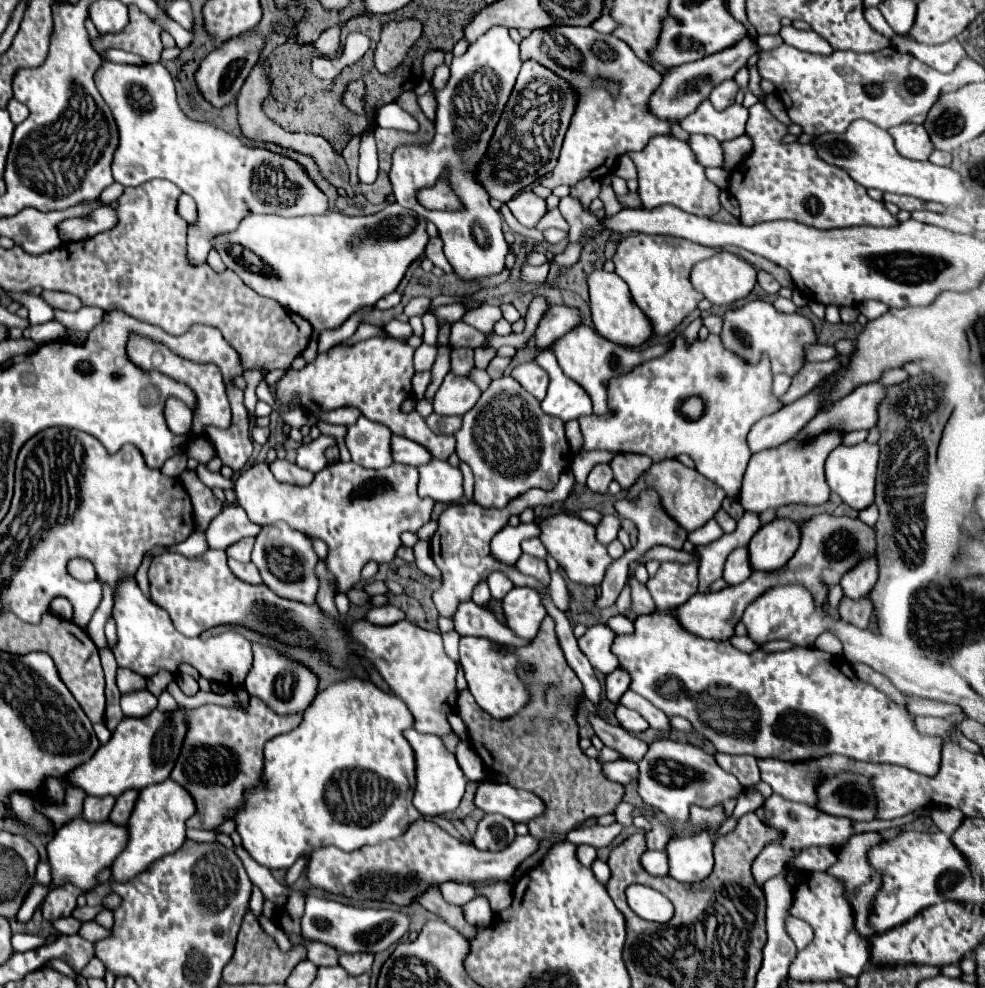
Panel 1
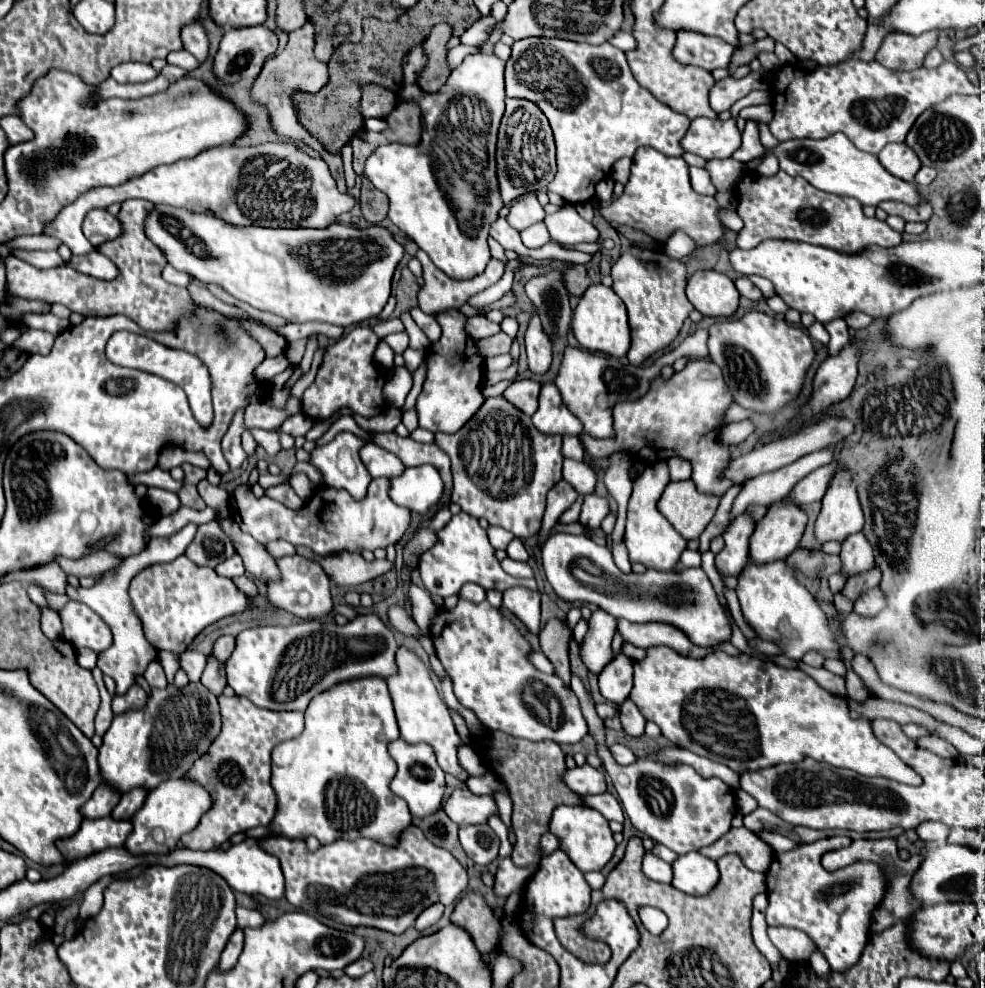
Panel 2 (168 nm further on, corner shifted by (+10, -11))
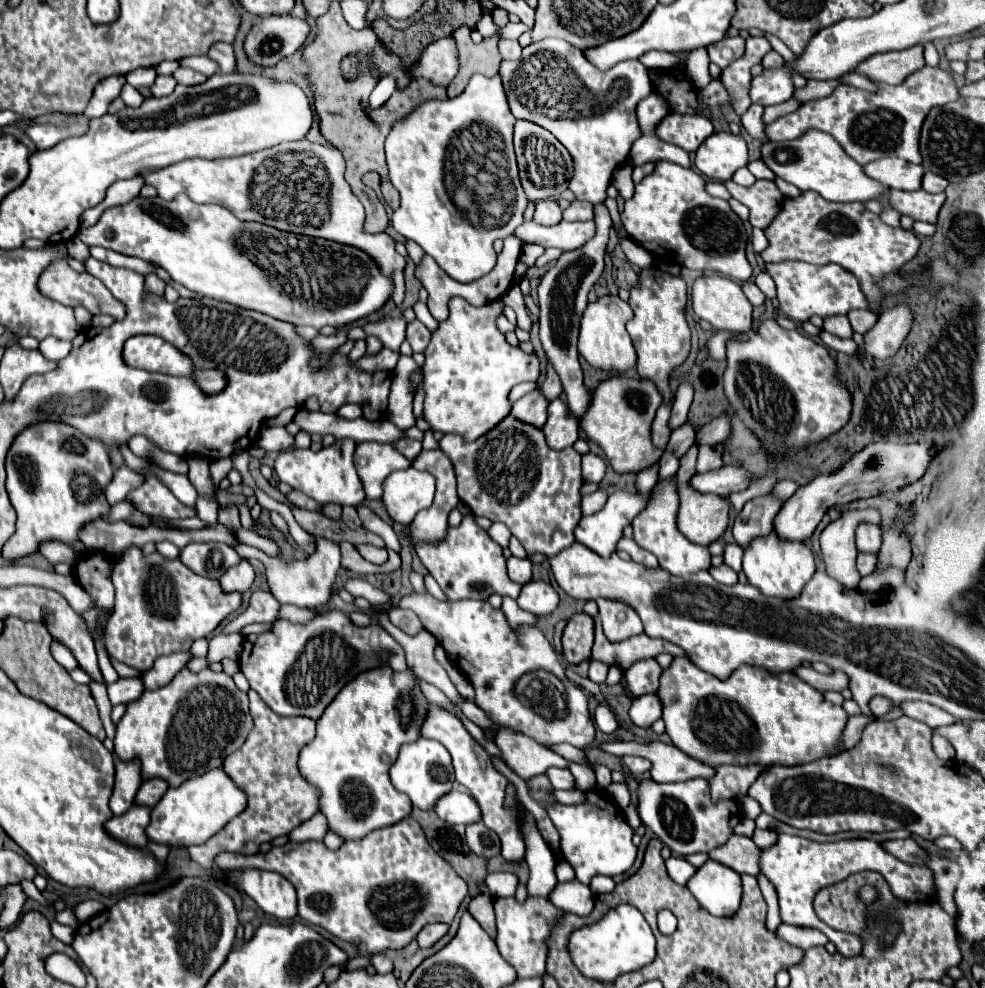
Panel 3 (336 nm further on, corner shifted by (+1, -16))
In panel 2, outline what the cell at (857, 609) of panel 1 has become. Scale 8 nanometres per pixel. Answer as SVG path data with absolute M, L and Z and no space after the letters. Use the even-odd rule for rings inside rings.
M875 567L875 569L871 569L869 573L851 577L851 579L845 583L845 587L843 587L841 593L843 593L849 601L855 603L863 593L867 593L867 591L873 589L873 587L877 587L877 585L879 585L879 579L881 579L881 573L879 573L879 569Z

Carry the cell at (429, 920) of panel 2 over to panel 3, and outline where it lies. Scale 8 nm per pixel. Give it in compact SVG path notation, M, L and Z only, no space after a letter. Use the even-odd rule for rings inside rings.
M428 924L428 928L424 928L420 934L418 934L418 944L420 948L430 948L434 946L444 934L448 932L448 926L446 924Z

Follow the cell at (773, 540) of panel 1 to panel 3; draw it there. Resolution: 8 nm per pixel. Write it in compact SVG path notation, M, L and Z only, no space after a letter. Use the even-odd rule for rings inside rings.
M872 442L864 450L856 452L842 468L832 474L820 474L806 486L800 486L792 498L784 502L784 508L774 520L774 530L782 540L808 540L822 516L838 504L848 504L860 498L872 498L880 492L900 490L908 484L914 484L920 476L926 474L928 464L934 460L930 454L930 442L918 444L890 444L890 442Z

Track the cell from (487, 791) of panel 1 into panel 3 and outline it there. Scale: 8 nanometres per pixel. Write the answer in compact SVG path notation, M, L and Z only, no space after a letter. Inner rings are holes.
M458 790L444 794L436 802L434 812L440 816L440 820L448 824L472 824L480 820L480 808L476 800L472 800L472 796Z

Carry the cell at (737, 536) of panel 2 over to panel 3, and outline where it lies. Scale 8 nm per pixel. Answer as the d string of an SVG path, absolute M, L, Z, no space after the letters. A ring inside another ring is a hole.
M760 496L748 500L748 504L742 508L734 522L736 542L746 548L752 538L768 536L774 530L774 518L776 512L780 512L782 504L784 502L776 500L776 496Z

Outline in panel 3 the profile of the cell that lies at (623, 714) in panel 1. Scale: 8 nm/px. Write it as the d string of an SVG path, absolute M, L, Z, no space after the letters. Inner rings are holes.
M656 694L638 696L630 708L630 720L640 728L650 728L662 716L662 704Z

